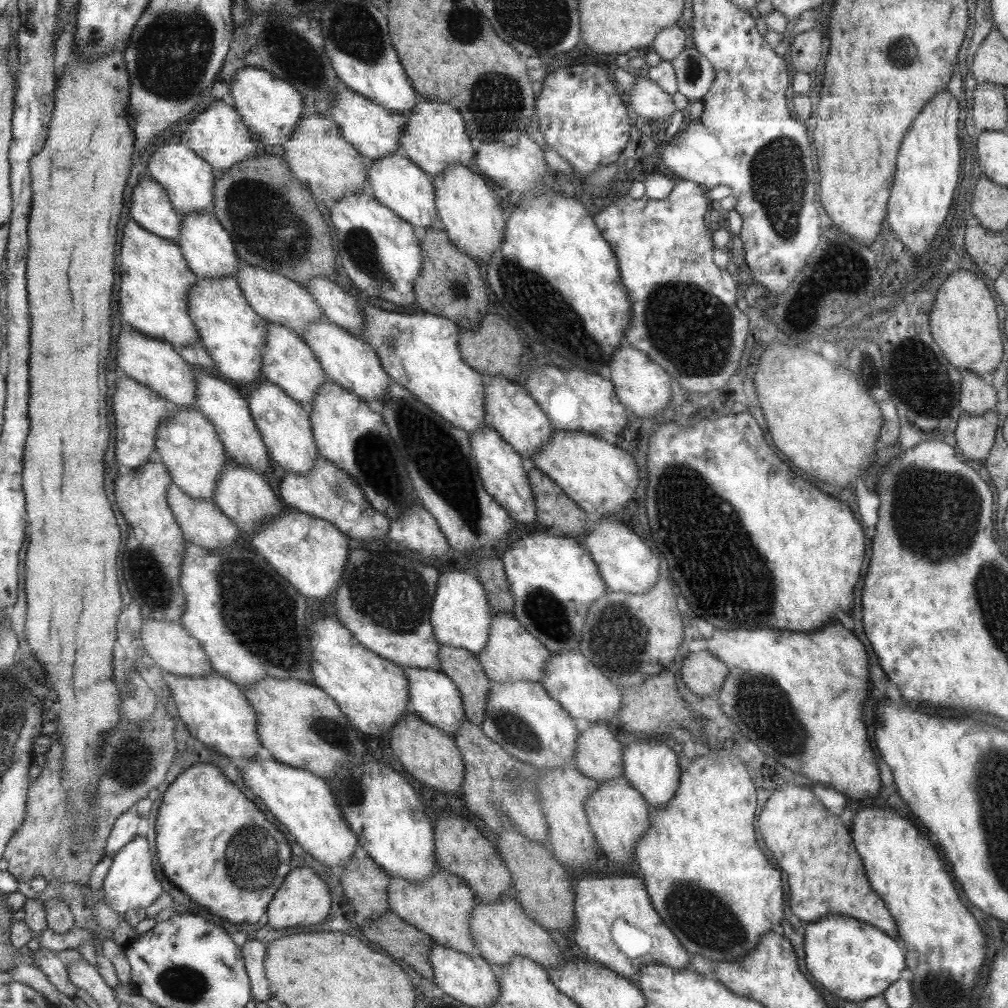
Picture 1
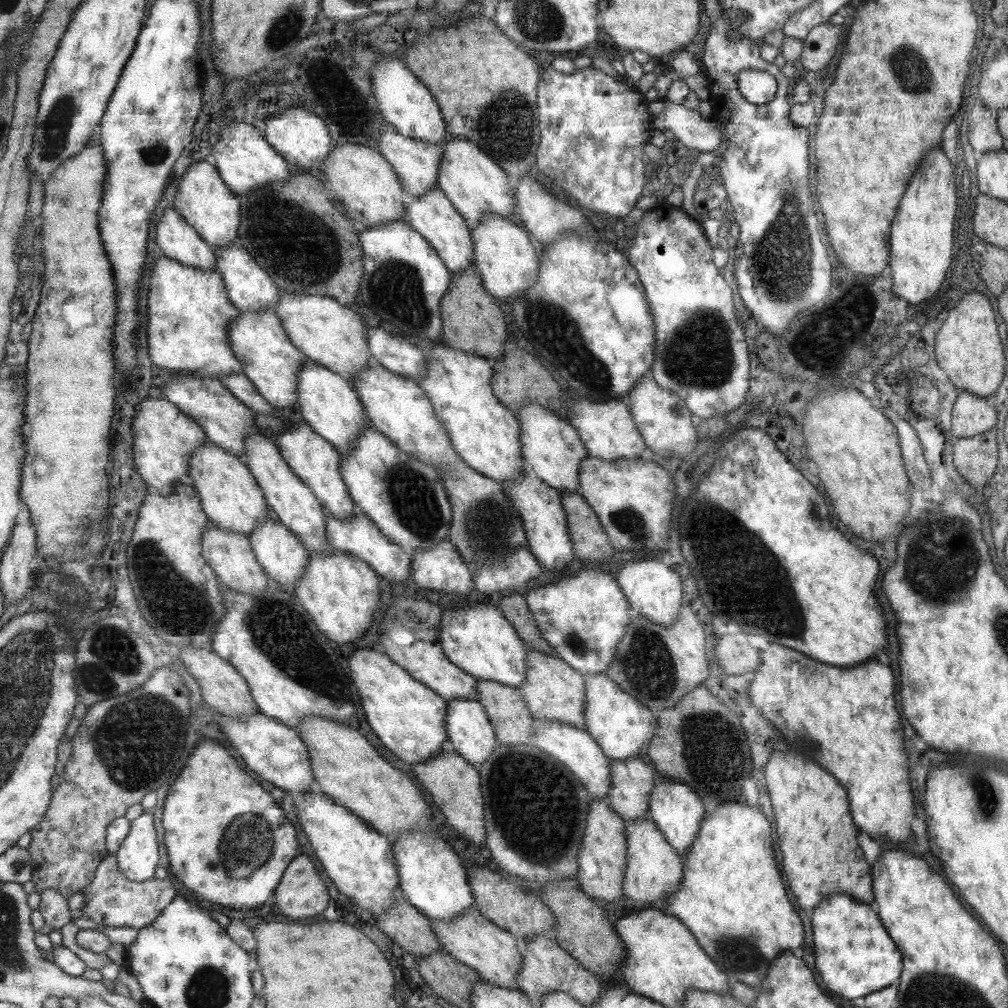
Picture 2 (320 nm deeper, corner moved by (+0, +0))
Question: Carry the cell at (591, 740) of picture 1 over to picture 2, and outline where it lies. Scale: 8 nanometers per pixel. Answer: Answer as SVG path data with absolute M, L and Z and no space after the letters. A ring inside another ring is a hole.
M630 757L611 760L610 792L606 800L613 811L625 821L647 817L653 788L653 772L643 761Z

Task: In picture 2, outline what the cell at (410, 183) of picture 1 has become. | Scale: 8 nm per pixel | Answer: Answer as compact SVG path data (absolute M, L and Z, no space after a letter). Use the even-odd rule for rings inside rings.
M433 188L431 193L421 199L409 198L405 221L432 243L433 248L453 273L467 270L476 265L476 246L468 220L456 209L448 195L439 188Z

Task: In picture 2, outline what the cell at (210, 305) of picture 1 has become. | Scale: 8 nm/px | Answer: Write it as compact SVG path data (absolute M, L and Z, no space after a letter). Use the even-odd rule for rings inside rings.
M275 310L242 311L240 318L230 323L228 333L232 340L231 346L244 366L244 374L255 383L264 398L279 408L299 405L298 378L308 356L293 344L282 318Z

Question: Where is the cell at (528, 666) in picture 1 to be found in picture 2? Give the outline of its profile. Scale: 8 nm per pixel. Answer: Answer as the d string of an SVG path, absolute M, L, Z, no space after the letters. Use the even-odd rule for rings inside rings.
M525 647L526 680L519 690L530 714L536 720L562 722L586 730L585 700L586 688L581 674L556 656L545 655Z

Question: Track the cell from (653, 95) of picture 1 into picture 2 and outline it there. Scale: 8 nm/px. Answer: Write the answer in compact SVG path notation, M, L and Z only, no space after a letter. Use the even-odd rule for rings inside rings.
M663 100L663 110L653 118L655 129L681 142L686 149L713 152L723 142L723 132L715 124L703 118L698 111L685 109L682 104Z

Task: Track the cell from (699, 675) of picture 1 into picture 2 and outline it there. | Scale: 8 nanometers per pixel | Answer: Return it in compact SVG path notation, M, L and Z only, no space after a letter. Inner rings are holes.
M733 633L733 636L721 636L721 642L712 647L713 660L720 669L728 675L754 672L760 665L760 650L755 650L747 644L745 634Z

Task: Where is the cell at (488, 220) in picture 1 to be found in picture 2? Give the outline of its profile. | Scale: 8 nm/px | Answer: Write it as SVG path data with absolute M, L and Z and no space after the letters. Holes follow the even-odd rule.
M488 214L477 228L471 227L471 230L476 246L476 266L482 276L484 287L493 297L511 303L516 296L520 296L536 284L540 270L539 254L529 244L523 228L519 228L508 218Z

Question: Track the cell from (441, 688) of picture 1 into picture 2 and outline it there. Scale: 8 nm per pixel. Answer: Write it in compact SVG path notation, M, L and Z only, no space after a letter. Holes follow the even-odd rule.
M454 700L448 705L449 745L476 766L488 762L499 740L485 705L479 700Z

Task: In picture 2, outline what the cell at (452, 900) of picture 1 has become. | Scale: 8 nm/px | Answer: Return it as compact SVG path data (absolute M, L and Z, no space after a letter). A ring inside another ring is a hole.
M477 907L466 910L456 920L433 920L432 929L441 939L447 953L453 955L459 962L477 970L485 981L501 988L520 990L516 983L516 976L522 966L518 940L509 931L503 930L485 918Z

